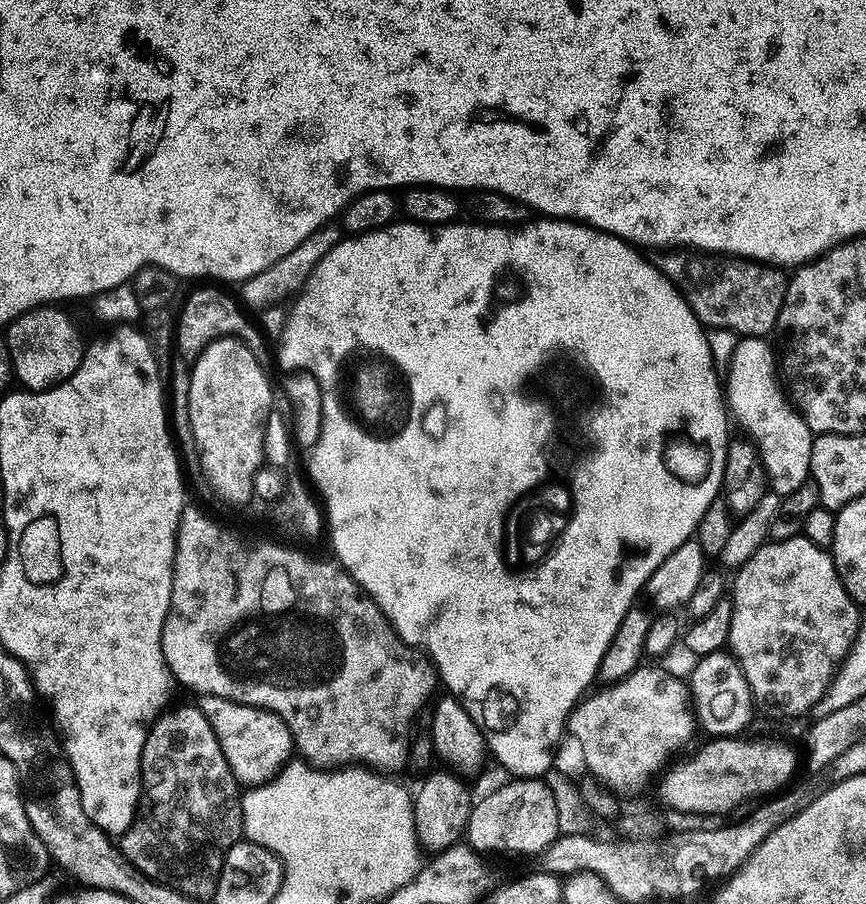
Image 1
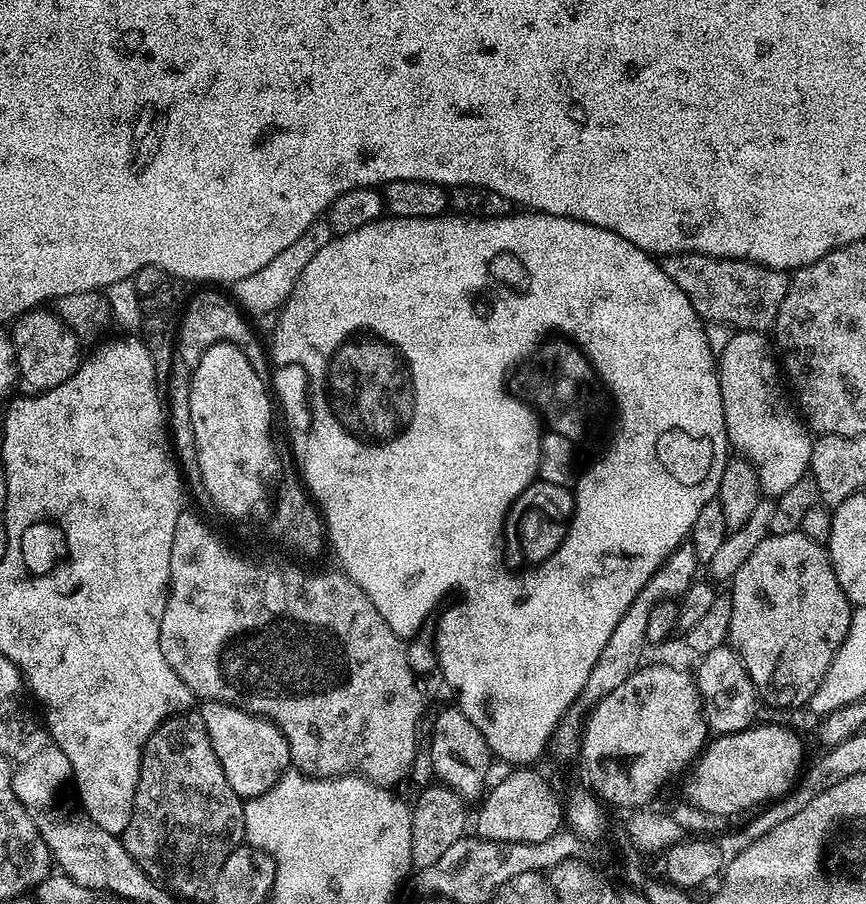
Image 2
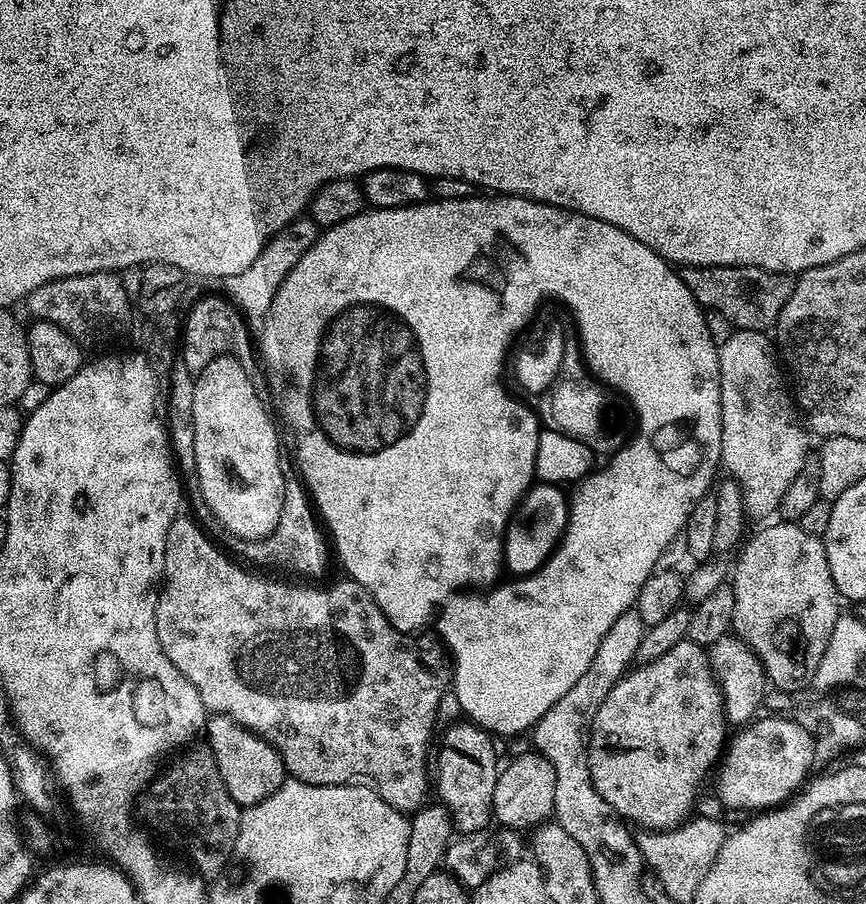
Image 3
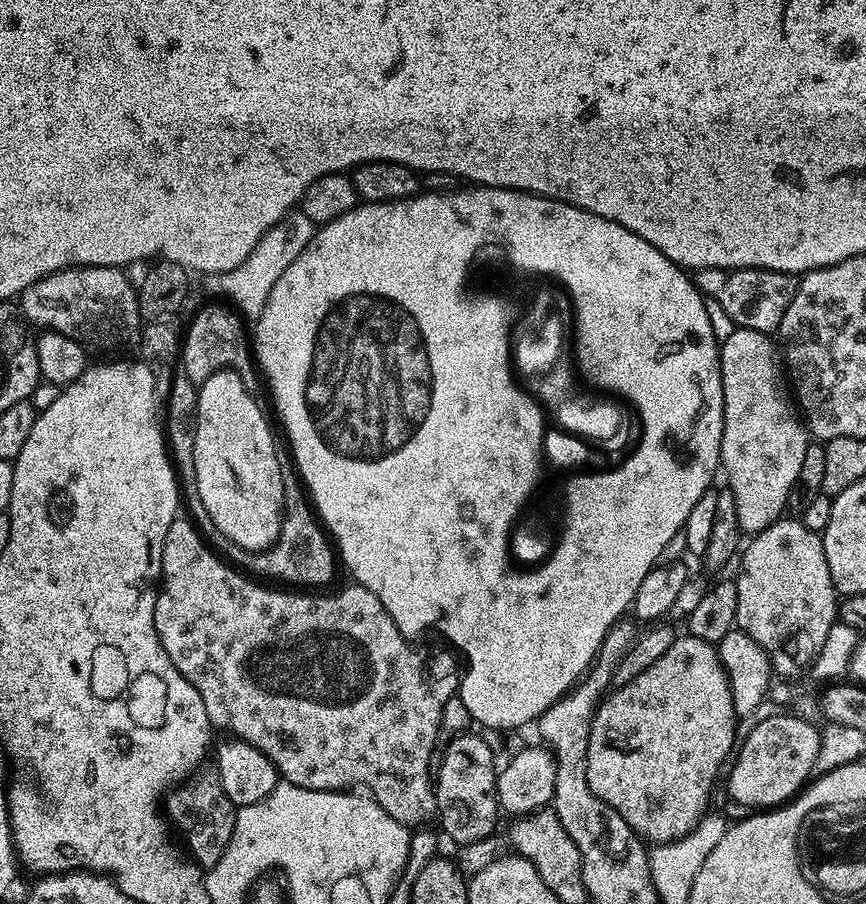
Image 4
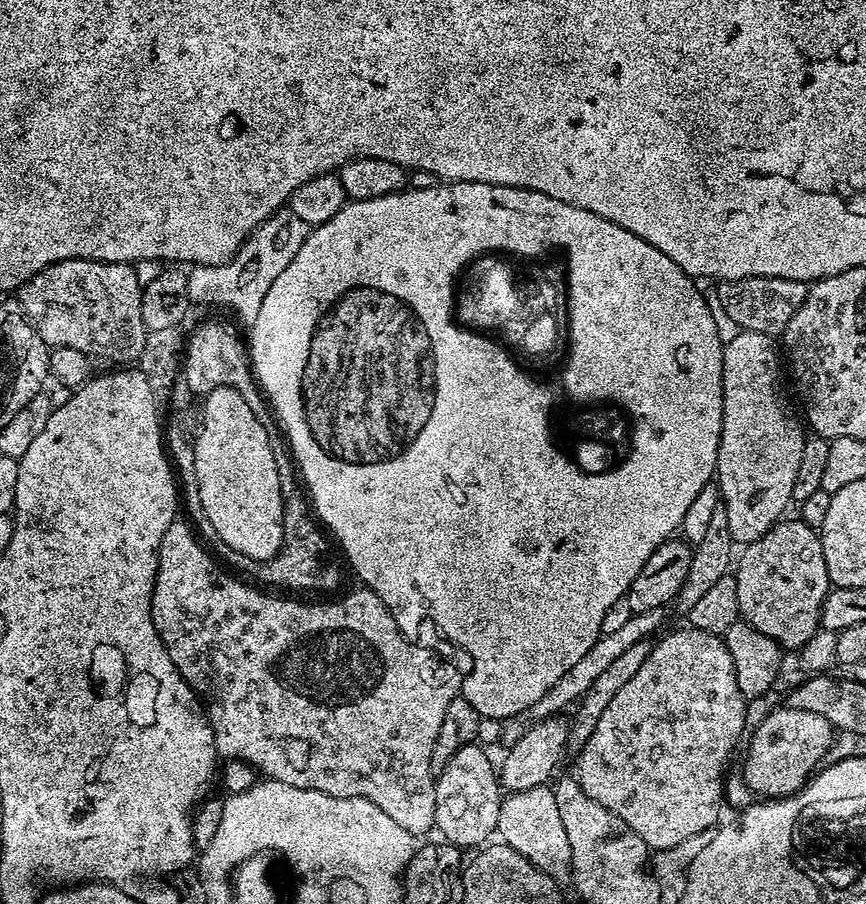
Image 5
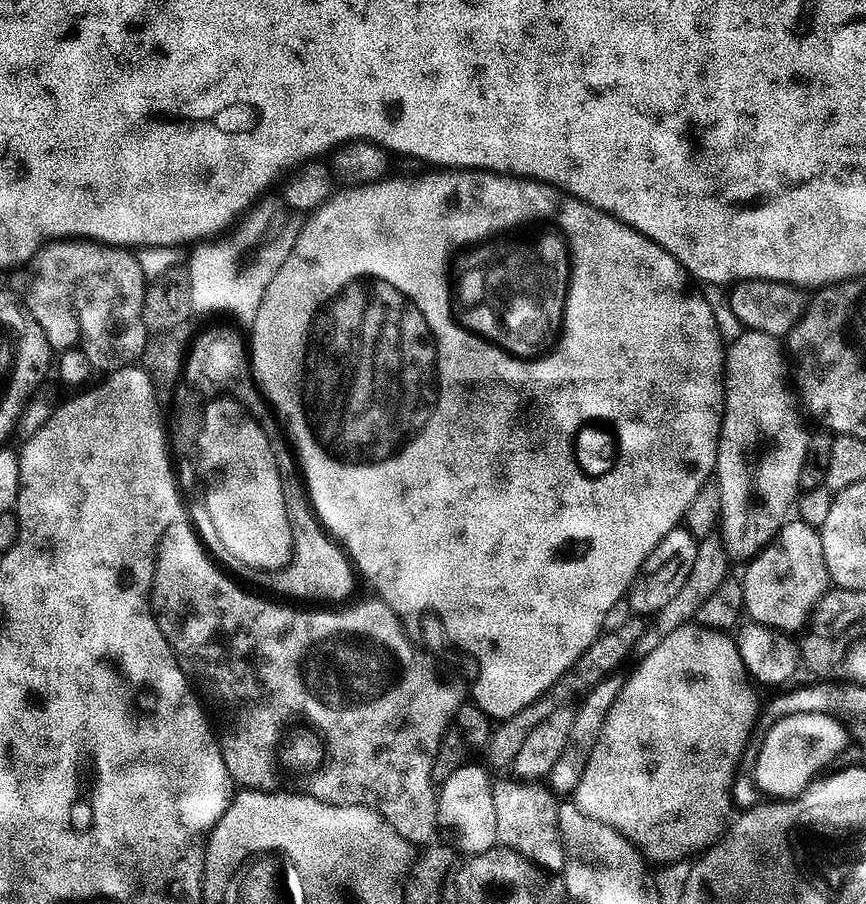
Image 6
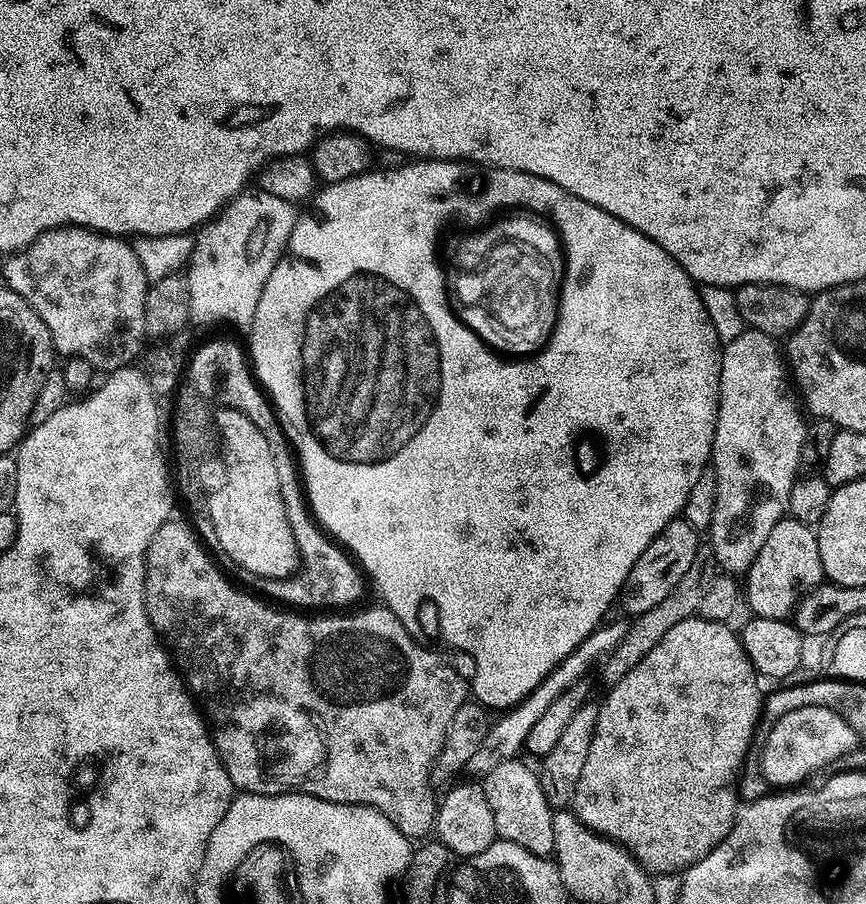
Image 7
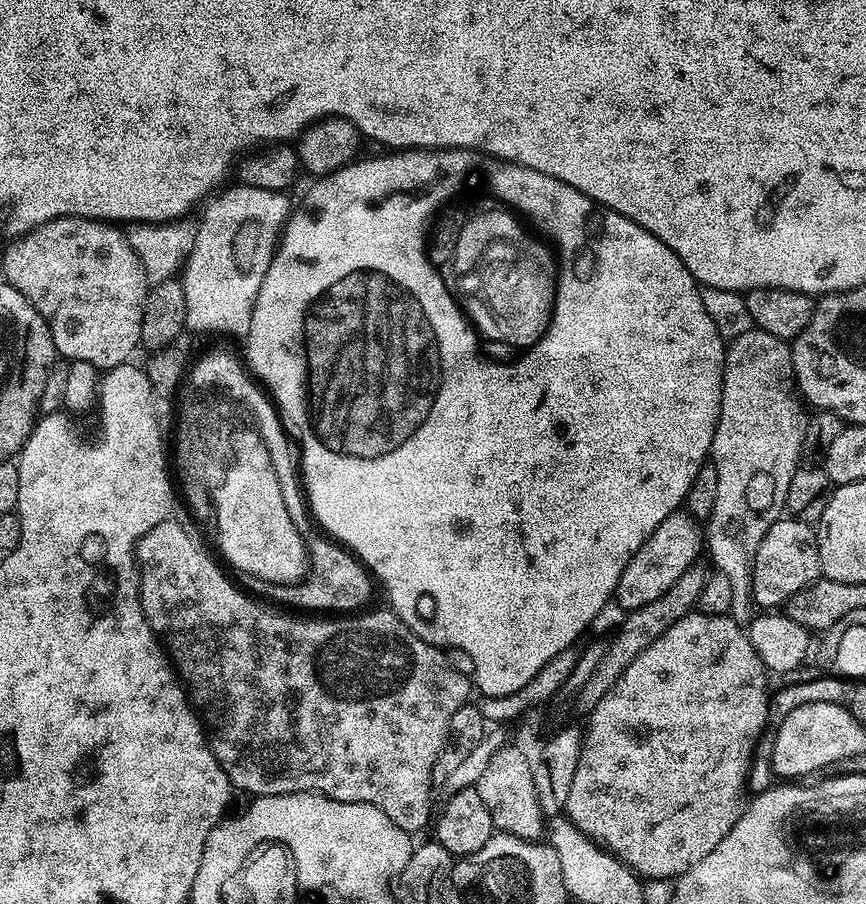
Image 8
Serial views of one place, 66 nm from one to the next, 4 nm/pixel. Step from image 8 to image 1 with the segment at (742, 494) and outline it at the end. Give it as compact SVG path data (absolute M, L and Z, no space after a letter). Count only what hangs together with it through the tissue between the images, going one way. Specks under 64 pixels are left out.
M745 336L737 342L726 369L726 407L731 419L745 428L764 462L768 487L777 496L790 495L810 480L810 450L814 434L792 407L778 379L778 356L763 336Z

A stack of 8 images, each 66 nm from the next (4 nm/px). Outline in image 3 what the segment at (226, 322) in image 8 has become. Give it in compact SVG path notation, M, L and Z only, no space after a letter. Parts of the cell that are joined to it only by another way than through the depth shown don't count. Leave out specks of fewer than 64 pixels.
M297 218L268 241L262 254L258 254L258 258L254 258L254 262L250 262L250 266L246 266L246 270L242 270L242 274L234 274L223 281L225 288L223 291L226 293L227 299L239 308L240 315L244 317L245 321L263 321L274 302L274 294L278 294L286 274L290 274L290 270L294 270L298 258L302 258L302 254L306 254L306 250L310 250L310 246L314 246L317 235L318 226L311 218Z

